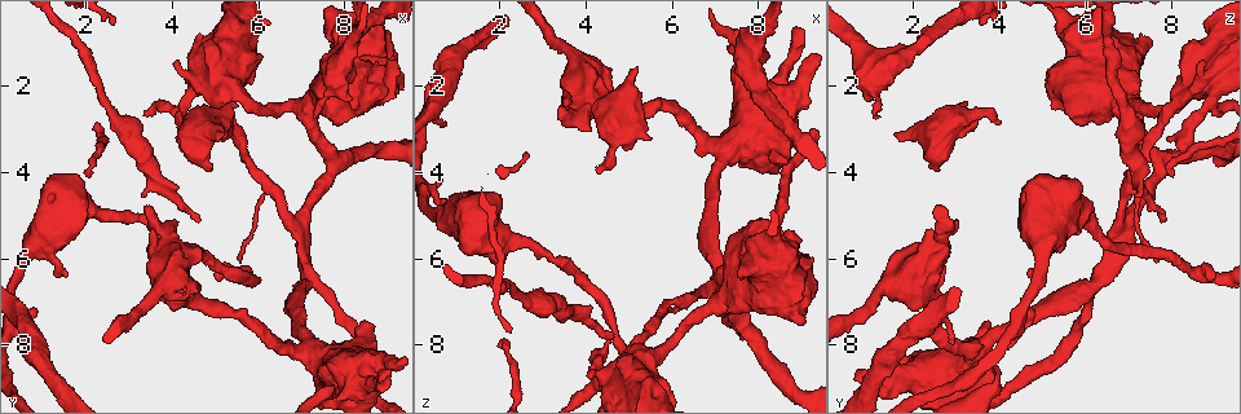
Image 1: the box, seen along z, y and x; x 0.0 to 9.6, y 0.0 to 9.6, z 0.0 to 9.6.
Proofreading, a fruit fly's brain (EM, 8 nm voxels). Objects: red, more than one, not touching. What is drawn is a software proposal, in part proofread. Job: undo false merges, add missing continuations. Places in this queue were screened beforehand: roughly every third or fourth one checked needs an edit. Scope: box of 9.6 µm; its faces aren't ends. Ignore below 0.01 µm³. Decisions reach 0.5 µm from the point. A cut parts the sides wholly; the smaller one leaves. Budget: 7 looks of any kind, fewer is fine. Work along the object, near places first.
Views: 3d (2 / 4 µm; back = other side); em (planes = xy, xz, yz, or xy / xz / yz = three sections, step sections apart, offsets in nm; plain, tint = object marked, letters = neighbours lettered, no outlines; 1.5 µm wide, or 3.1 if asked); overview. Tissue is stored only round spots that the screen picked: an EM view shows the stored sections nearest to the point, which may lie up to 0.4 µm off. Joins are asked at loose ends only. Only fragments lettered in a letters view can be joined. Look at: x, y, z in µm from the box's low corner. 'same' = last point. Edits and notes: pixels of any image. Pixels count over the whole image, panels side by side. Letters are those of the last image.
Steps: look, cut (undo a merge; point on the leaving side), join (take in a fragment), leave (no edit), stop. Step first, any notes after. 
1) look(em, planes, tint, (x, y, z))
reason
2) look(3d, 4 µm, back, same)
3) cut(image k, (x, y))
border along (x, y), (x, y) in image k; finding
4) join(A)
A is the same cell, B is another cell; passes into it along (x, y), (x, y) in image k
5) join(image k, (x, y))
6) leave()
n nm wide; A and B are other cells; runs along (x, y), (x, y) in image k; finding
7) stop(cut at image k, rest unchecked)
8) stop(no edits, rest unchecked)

look(3d, 4 µm, (3.30, 4.90, 2.60))
an open end

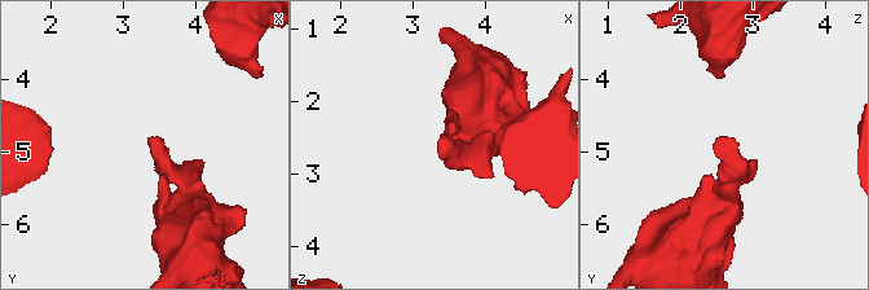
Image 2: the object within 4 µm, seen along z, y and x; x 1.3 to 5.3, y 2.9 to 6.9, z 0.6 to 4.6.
look(em, planes, letters, (3.35, 4.80, 2.55))

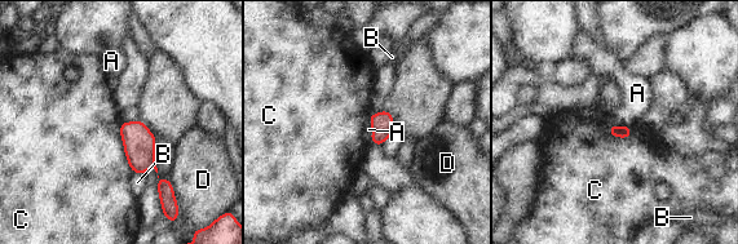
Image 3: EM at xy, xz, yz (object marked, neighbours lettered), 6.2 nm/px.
leave()
C touches over 320 nm; A, B, C and D are other cells; no lettered fragment goes on from it

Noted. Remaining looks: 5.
look(em, yz, step 4, letters, (4.30, 2.80, 4.05))
free end

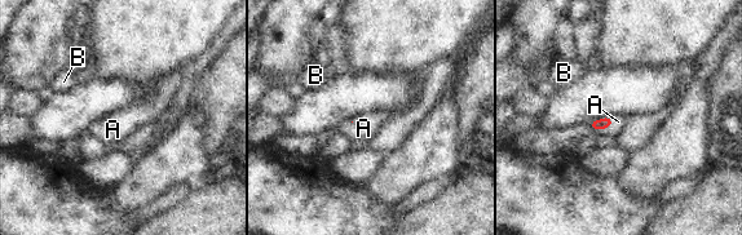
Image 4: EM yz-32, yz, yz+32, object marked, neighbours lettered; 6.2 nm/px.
look(em, planes, letters, same)
another direction

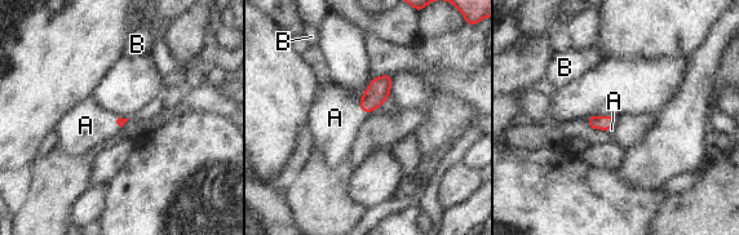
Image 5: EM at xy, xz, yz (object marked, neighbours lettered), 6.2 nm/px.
join(A)
A touches over 100 nm; A is the same cell, B is another cell; passes into it along (119, 122), (115, 123), (85, 125) in image 5; it goes on there

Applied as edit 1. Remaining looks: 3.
look(3d, 4 µm, (1.55, 6.40, 4.60))
branch stops here

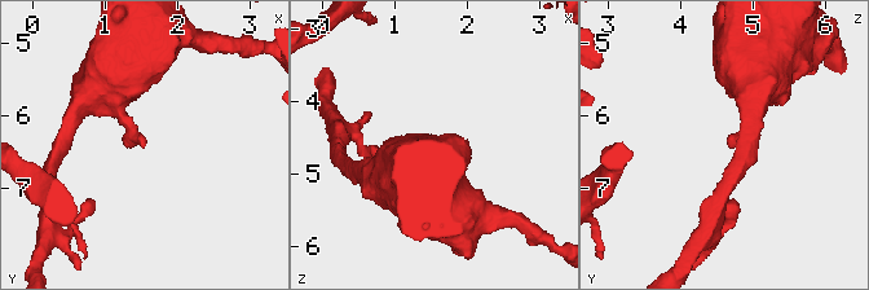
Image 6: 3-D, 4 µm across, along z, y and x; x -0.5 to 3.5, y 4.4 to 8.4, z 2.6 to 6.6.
look(em, xz, step 8, tint, (1.50, 6.35, 4.60))
need the tissue

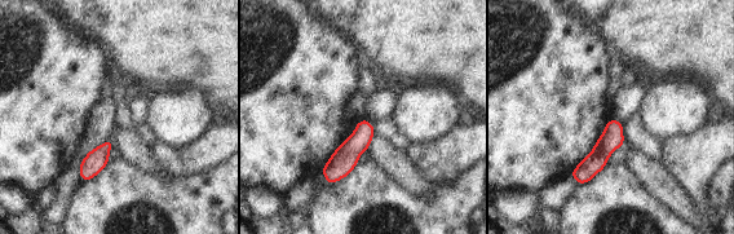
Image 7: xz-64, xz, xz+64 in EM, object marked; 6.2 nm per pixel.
look(em, planes, letters, same)
cut it another way

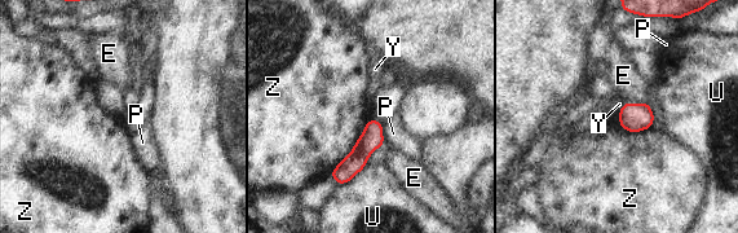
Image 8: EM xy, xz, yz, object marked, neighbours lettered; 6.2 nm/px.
leave()
Z touches over 420 nm; E, P, U, Y and Z are other cells; border along (370, 119), (353, 149), (330, 174) in image 8; none of them fits

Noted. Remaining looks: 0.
stop(join at image 5, rest unchecked)

